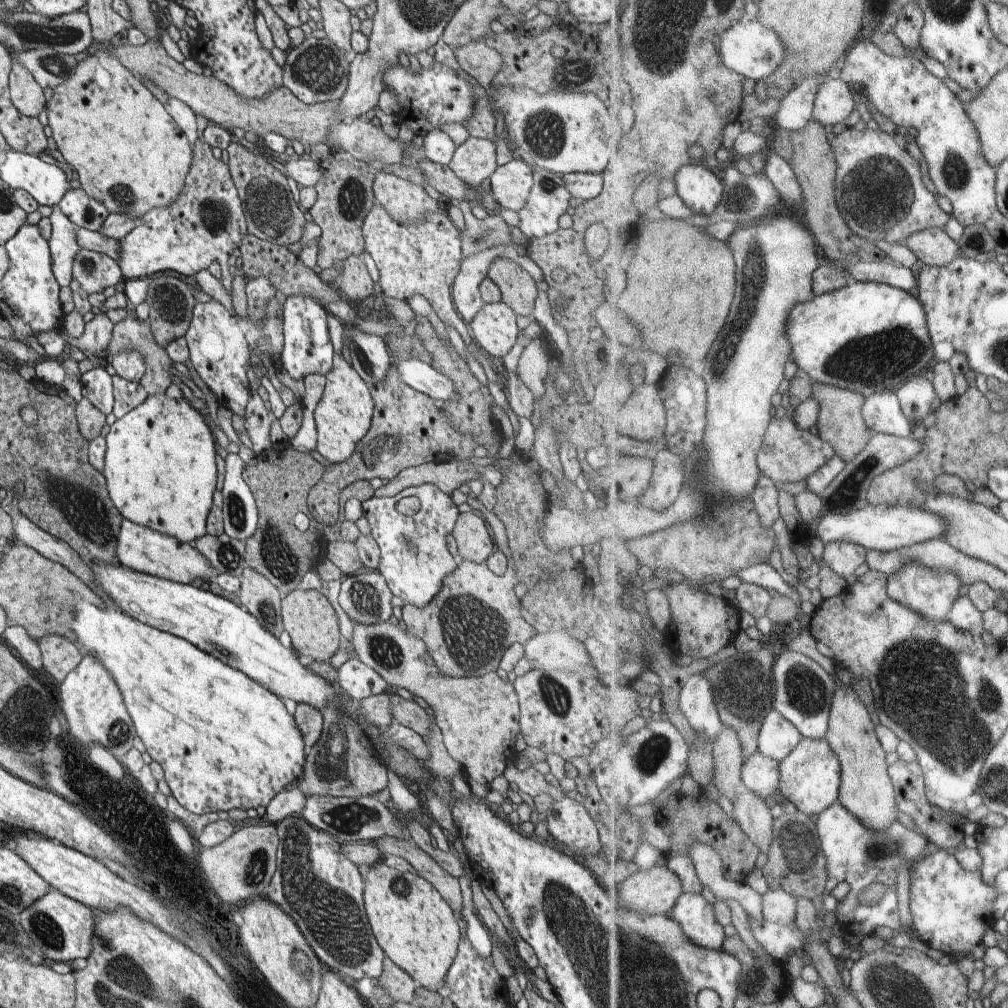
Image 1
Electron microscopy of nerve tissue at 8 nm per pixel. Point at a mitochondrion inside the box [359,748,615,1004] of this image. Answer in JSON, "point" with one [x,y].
{"point":[567,913]}

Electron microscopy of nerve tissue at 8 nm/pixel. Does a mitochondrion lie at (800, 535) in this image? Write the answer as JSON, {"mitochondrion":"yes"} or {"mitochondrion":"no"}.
{"mitochondrion":"no"}

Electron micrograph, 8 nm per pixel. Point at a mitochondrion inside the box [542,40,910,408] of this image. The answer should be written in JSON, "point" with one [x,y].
{"point":[755,274]}

